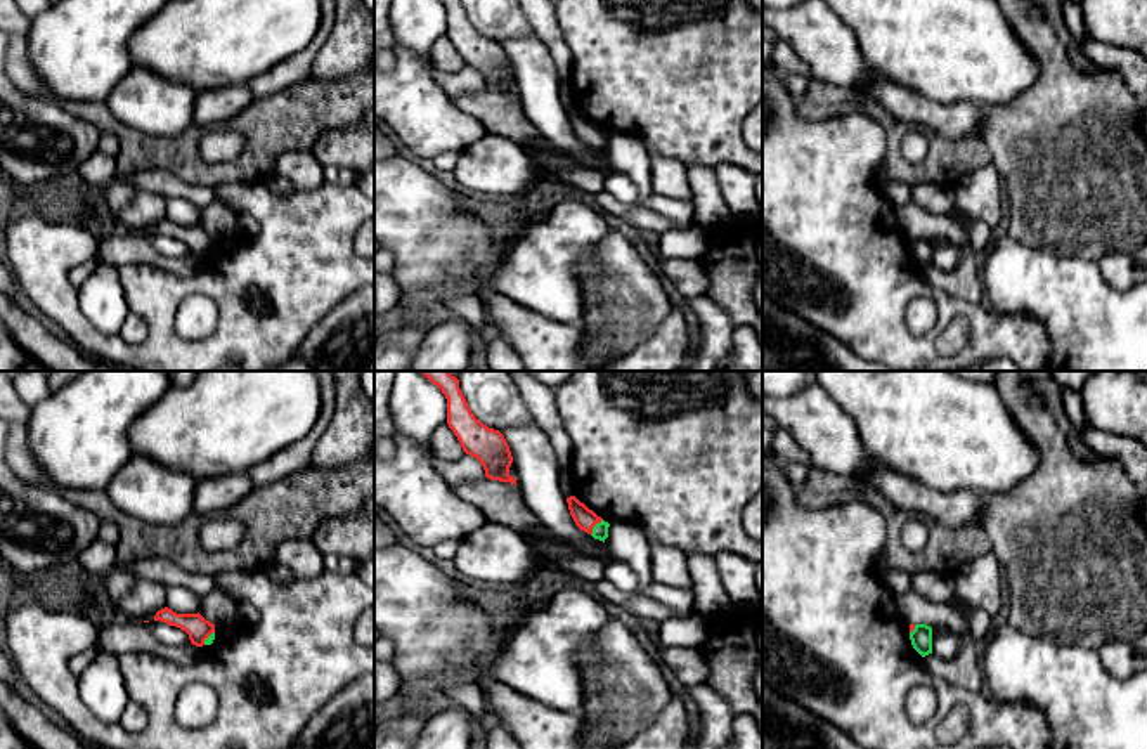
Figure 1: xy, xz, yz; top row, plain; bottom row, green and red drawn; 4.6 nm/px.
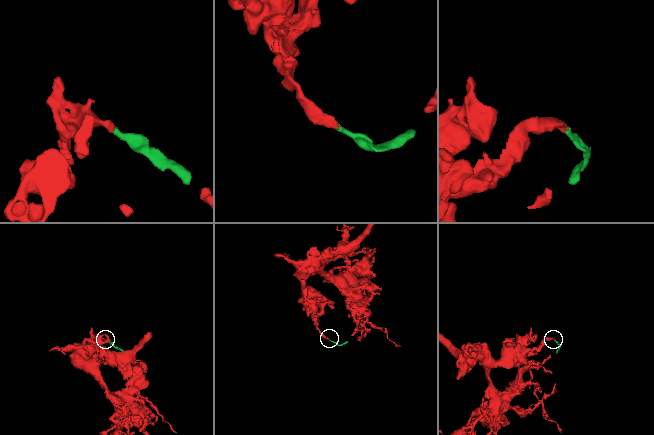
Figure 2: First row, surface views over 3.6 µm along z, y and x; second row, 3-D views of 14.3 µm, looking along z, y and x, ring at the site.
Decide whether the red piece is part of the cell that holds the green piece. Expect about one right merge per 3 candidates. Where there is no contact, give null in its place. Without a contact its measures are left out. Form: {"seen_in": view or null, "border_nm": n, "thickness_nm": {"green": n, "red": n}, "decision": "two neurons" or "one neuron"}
{"seen_in": "xz", "border_nm": 90, "thickness_nm": {"green": 80, "red": 100}, "decision": "one neuron"}

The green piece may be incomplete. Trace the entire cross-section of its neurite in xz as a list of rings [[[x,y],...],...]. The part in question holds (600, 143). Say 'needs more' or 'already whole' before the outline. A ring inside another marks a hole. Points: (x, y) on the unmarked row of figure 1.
needs more; [[[575,107],[567,109],[570,127],[575,137],[591,146],[594,151],[605,154],[608,149],[610,135],[598,128],[593,121],[589,121],[584,114],[580,114]]]

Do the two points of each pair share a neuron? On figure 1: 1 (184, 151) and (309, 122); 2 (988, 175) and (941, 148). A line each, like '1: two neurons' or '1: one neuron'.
1: one neuron
2: two neurons

